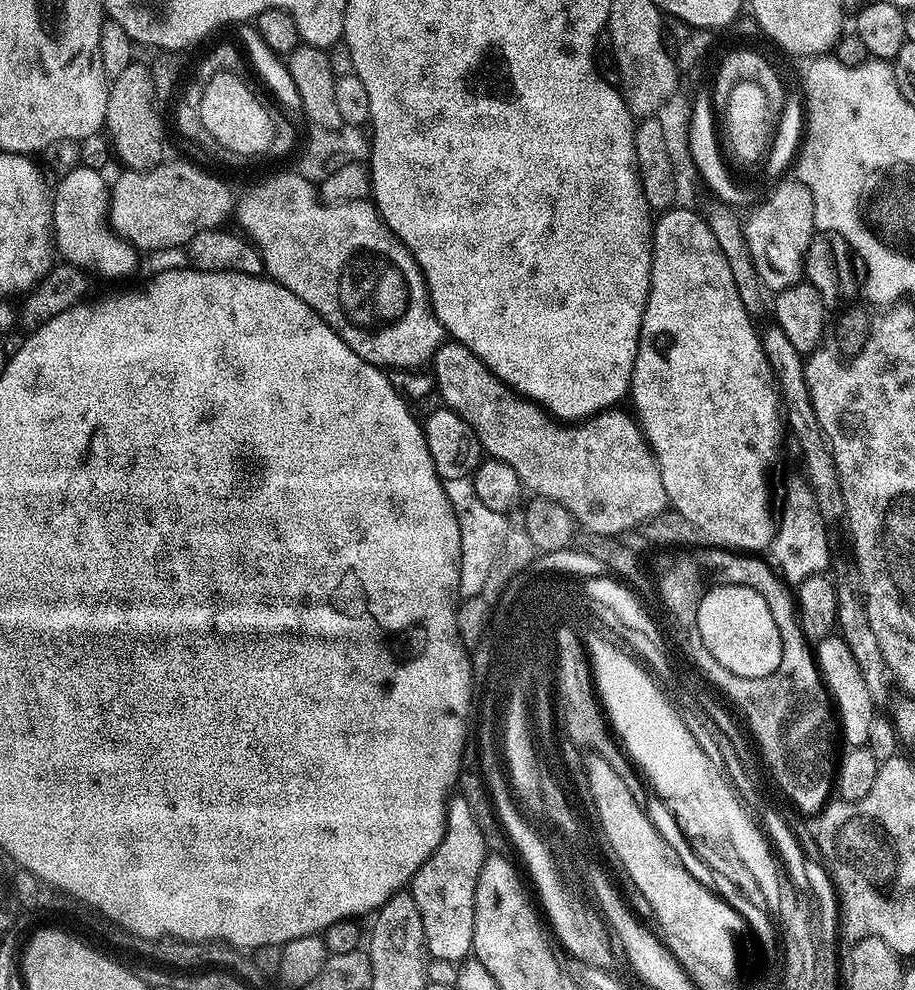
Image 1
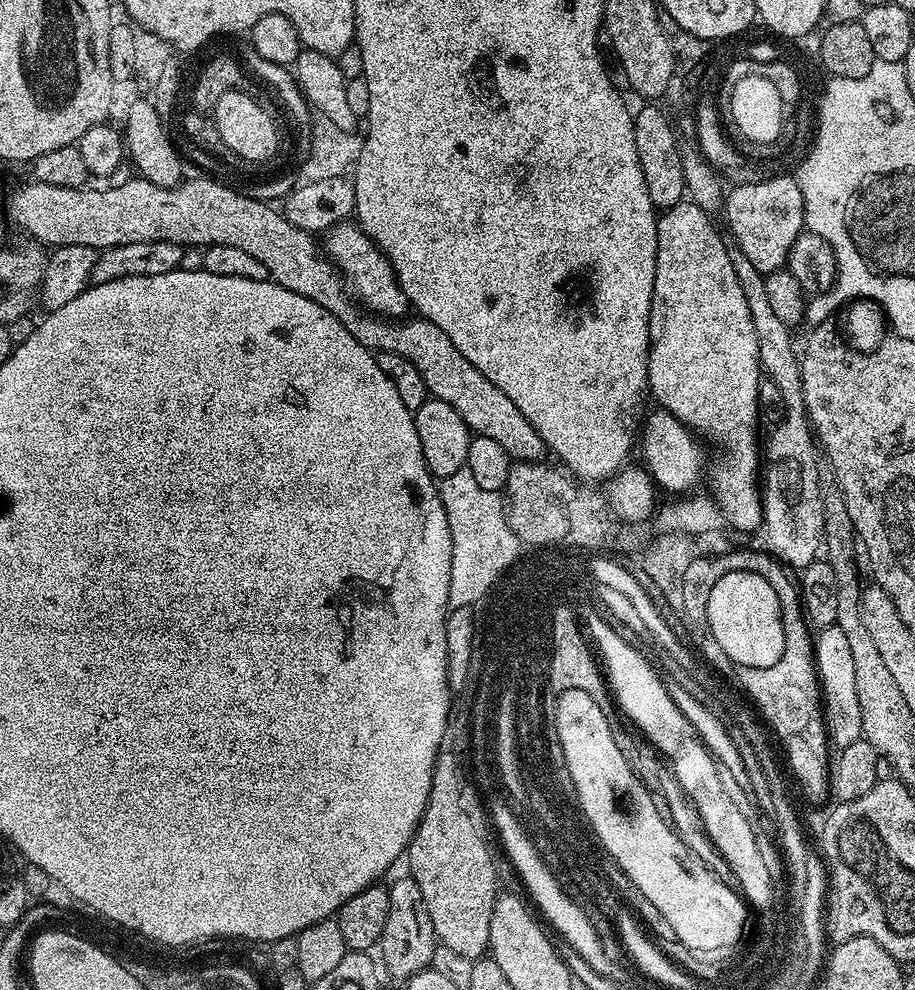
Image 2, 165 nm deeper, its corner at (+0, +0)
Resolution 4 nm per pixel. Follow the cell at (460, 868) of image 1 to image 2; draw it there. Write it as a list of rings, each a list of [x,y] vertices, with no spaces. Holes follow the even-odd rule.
[[[441,751],[432,771],[426,810],[406,849],[407,871],[422,890],[437,941],[465,962],[479,960],[489,951],[490,918],[498,895],[496,864],[484,837],[484,820],[486,824],[486,808],[477,785],[464,773],[454,753]]]

